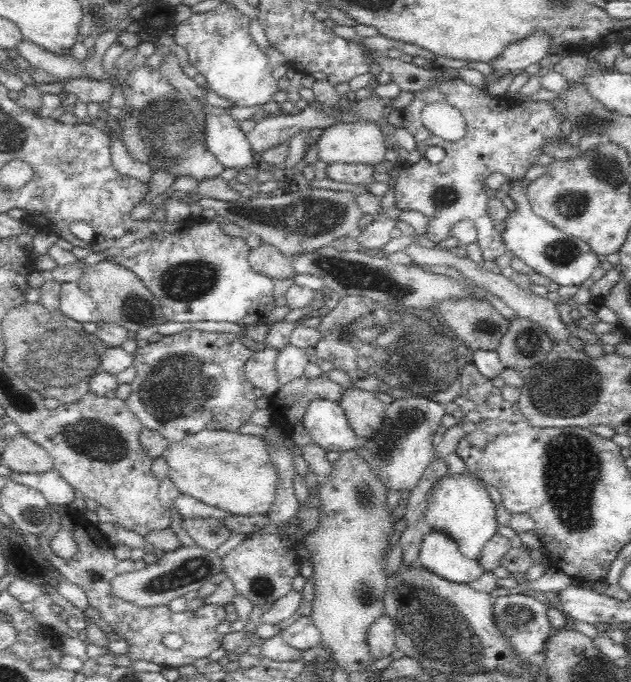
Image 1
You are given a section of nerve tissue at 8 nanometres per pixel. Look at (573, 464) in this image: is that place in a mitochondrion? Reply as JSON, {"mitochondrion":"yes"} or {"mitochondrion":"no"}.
{"mitochondrion":"yes"}

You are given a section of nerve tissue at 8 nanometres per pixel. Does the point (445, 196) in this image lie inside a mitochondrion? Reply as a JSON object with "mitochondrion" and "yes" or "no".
{"mitochondrion":"yes"}

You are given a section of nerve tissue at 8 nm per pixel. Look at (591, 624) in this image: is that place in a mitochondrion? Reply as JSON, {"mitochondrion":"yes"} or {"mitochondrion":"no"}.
{"mitochondrion":"no"}

